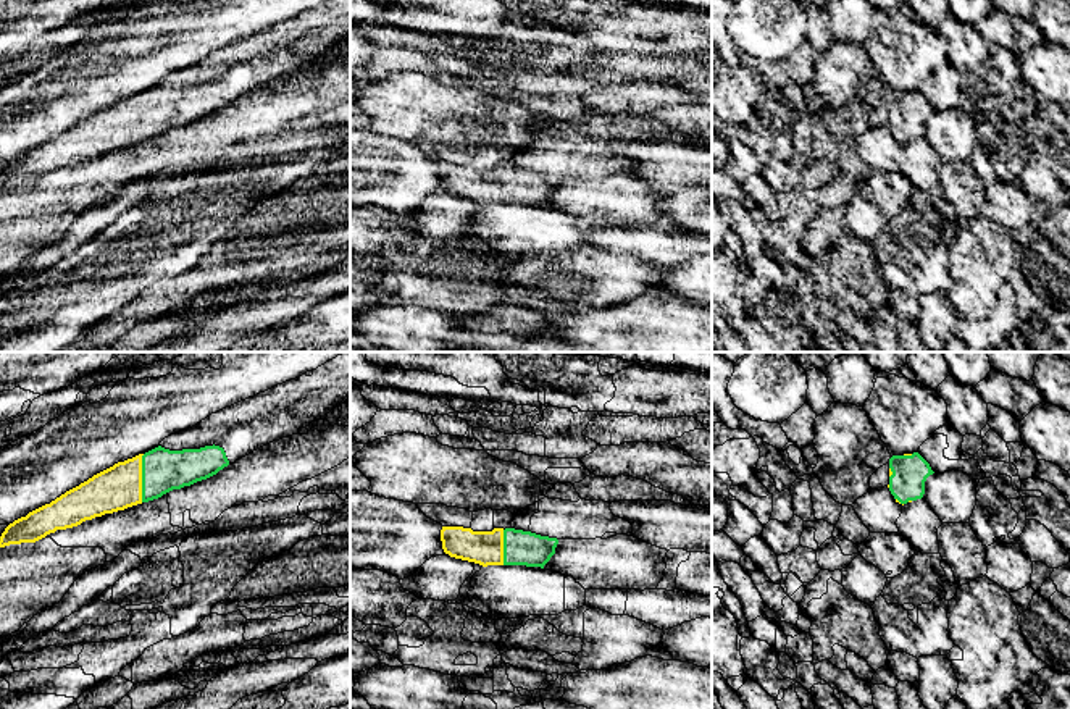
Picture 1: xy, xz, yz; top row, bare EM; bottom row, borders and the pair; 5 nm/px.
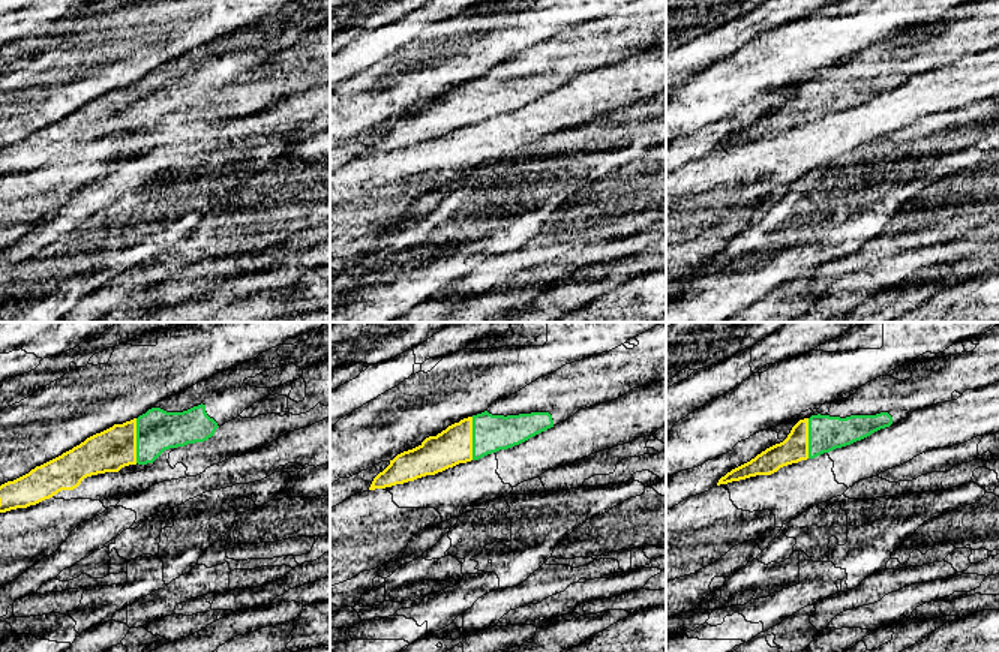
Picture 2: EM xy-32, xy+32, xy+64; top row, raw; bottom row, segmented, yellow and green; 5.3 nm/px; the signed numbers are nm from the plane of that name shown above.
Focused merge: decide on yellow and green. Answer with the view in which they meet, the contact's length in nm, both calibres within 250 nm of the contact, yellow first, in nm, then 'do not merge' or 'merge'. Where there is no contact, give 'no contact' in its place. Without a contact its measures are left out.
xy | 240 nm | 220/220 nm | merge

